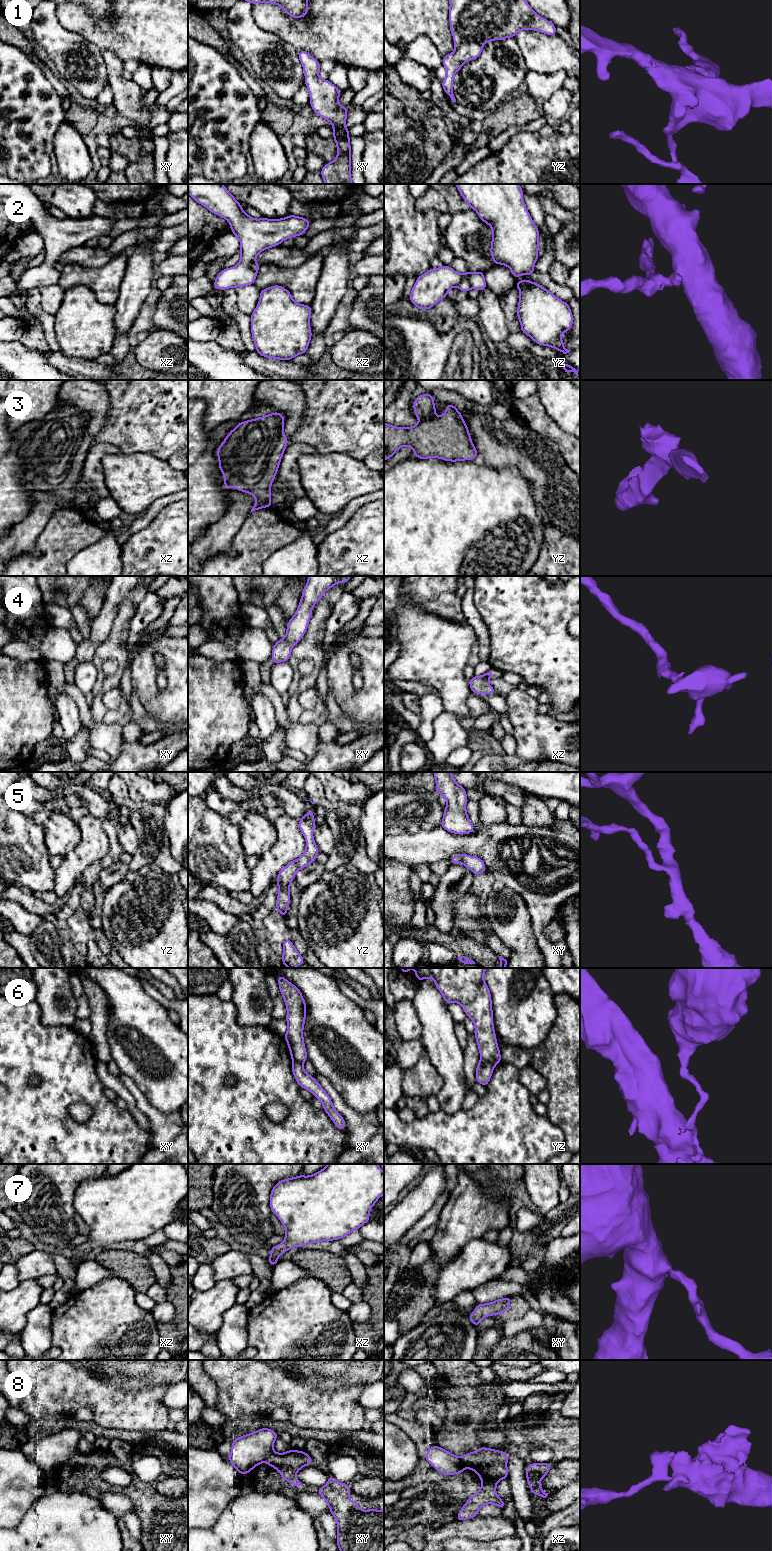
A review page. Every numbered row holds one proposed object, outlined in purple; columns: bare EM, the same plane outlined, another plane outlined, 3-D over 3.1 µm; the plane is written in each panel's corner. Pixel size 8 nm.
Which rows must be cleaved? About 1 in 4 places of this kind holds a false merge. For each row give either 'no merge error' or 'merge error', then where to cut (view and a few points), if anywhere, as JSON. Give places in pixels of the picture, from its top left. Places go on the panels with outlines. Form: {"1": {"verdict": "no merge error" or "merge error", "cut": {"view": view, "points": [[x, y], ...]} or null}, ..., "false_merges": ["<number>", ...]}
{"1": {"verdict": "no merge error", "cut": null}, "2": {"verdict": "merge error", "cut": {"view": "yz", "points": [[457, 285], [466, 278], [472, 287]]}}, "3": {"verdict": "no merge error", "cut": null}, "4": {"verdict": "no merge error", "cut": null}, "5": {"verdict": "no merge error", "cut": null}, "6": {"verdict": "merge error", "cut": {"view": "yz", "points": [[481, 1058], [493, 1066]]}}, "7": {"verdict": "no merge error", "cut": null}, "8": {"verdict": "merge error", "cut": {"view": "xy", "points": [[273, 1451], [263, 1461]]}}, "false_merges": ["2", "6", "8"]}

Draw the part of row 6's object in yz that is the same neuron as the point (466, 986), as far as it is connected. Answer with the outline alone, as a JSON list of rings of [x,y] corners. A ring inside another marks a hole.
[[[414,968],[417,982],[431,977],[446,1004],[457,1002],[475,1025],[481,1059],[496,1066],[501,1054],[493,1025],[491,993],[483,978],[487,968]]]

